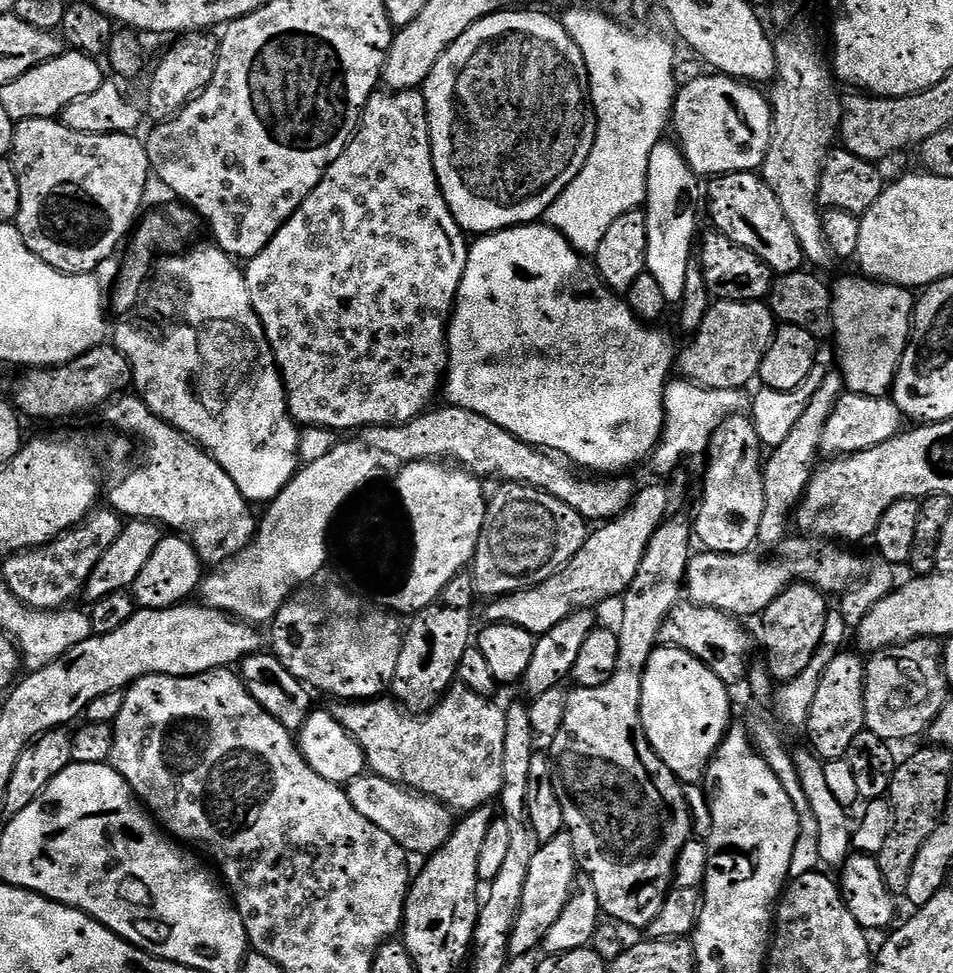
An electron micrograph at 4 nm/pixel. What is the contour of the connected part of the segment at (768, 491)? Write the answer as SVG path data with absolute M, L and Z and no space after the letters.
M832 370L832 372L826 373L824 381L821 379L818 387L814 390L812 401L802 410L802 418L798 418L798 422L794 422L794 430L790 430L786 442L782 442L782 446L771 449L769 456L772 457L769 460L767 457L766 463L763 465L764 513L760 527L759 543L761 545L776 546L785 539L787 532L784 531L787 530L788 524L790 528L790 513L797 507L804 491L808 488L808 483L812 480L814 465L817 463L816 456L818 457L820 449L820 438L826 426L826 418L830 418L834 406L845 391L844 377L840 375L839 371Z

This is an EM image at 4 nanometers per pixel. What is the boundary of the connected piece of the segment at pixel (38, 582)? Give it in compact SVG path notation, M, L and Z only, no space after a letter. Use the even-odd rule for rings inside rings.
M93 510L81 524L63 532L57 540L42 544L38 548L29 548L26 552L17 552L3 561L2 578L6 586L27 608L41 608L43 612L55 612L71 605L75 596L79 597L84 584L90 578L94 566L118 542L125 521L119 512L111 510Z

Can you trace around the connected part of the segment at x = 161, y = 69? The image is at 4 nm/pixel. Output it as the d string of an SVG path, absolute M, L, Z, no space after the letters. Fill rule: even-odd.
M208 30L181 35L177 39L180 41L157 62L152 81L148 84L148 104L146 100L146 112L151 119L153 116L153 121L173 120L214 78L220 57L220 41L212 35Z

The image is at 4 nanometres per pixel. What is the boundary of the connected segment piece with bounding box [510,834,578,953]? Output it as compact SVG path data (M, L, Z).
M561 834L553 840L543 841L535 849L522 890L520 912L512 927L510 948L513 953L528 952L531 948L539 949L543 945L548 928L558 922L558 914L562 914L566 902L572 897L577 880L578 865L572 853L572 841L567 835Z

